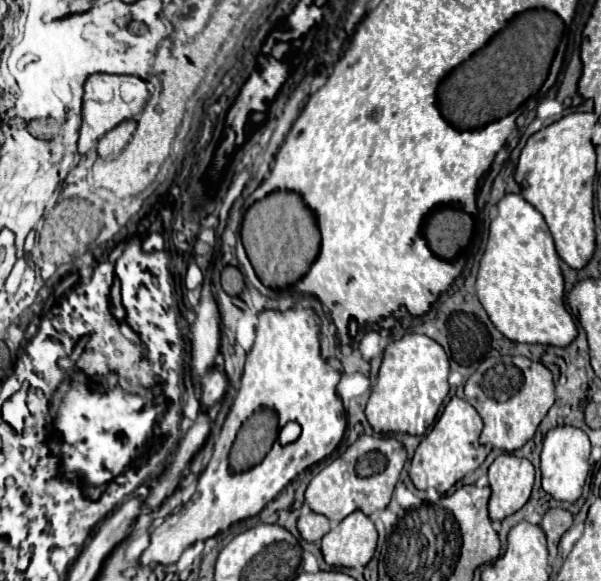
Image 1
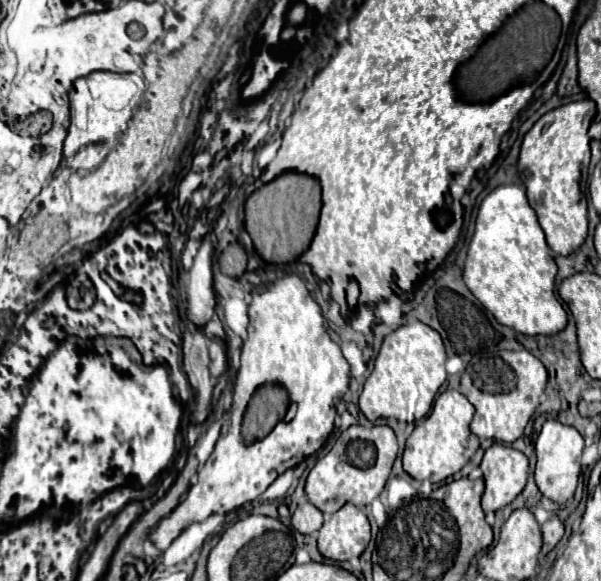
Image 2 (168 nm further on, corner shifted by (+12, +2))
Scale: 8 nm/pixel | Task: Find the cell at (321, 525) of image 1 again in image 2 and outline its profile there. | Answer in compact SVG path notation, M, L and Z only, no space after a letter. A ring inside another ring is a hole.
M306 498L300 500L294 516L292 516L292 528L296 528L300 534L316 534L324 522L322 512L310 504Z

